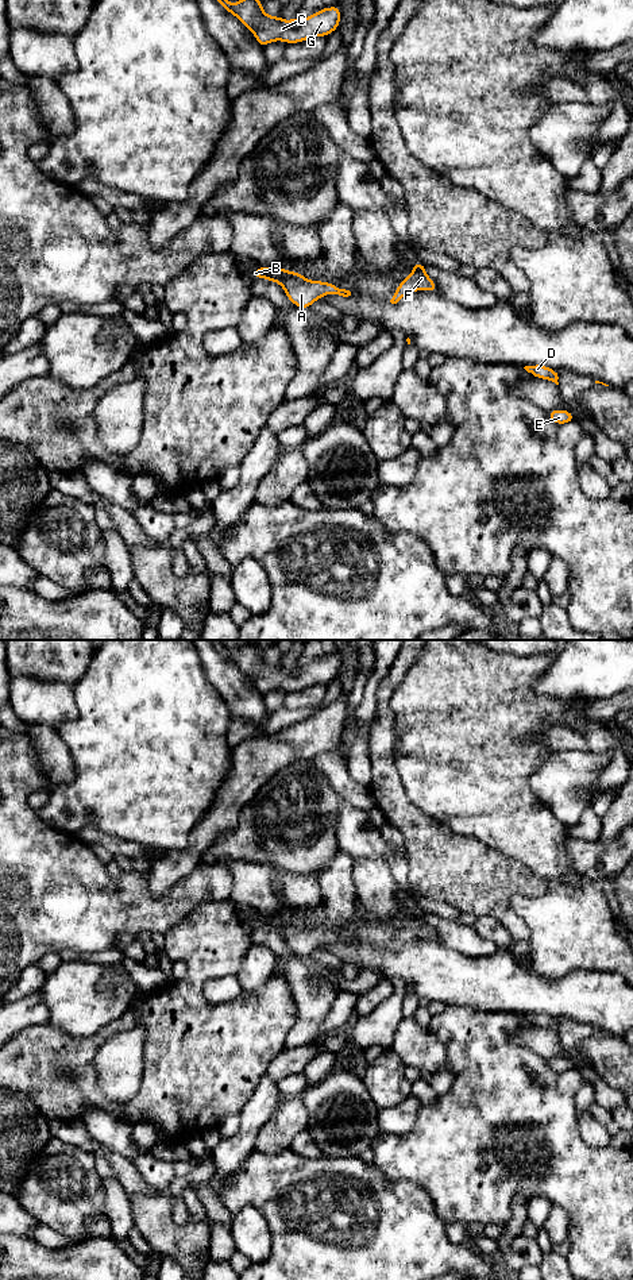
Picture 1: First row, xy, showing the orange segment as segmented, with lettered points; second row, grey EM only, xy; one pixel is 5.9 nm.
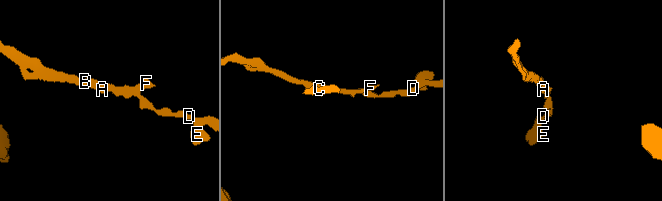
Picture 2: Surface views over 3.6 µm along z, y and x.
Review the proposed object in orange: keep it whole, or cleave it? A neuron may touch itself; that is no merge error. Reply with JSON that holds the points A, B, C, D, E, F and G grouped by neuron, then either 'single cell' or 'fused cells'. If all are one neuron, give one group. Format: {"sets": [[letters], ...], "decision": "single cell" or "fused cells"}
{"sets": [["A", "B", "C", "D", "E", "F", "G"]], "decision": "single cell"}

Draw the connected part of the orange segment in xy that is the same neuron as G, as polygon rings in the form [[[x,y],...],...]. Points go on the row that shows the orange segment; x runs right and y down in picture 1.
[[[216,0],[227,12],[235,15],[248,30],[255,35],[255,41],[263,47],[275,41],[283,41],[285,43],[298,43],[308,41],[313,36],[328,36],[332,31],[339,28],[341,12],[337,5],[323,8],[316,14],[312,14],[306,19],[293,18],[286,22],[283,18],[271,16],[263,12],[262,0],[239,0],[236,4],[231,4],[228,0]]]

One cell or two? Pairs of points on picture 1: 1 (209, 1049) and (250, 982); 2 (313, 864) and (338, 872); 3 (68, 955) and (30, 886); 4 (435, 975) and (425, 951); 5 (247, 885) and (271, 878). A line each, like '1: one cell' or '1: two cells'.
1: two cells
2: two cells
3: two cells
4: one cell
5: one cell

